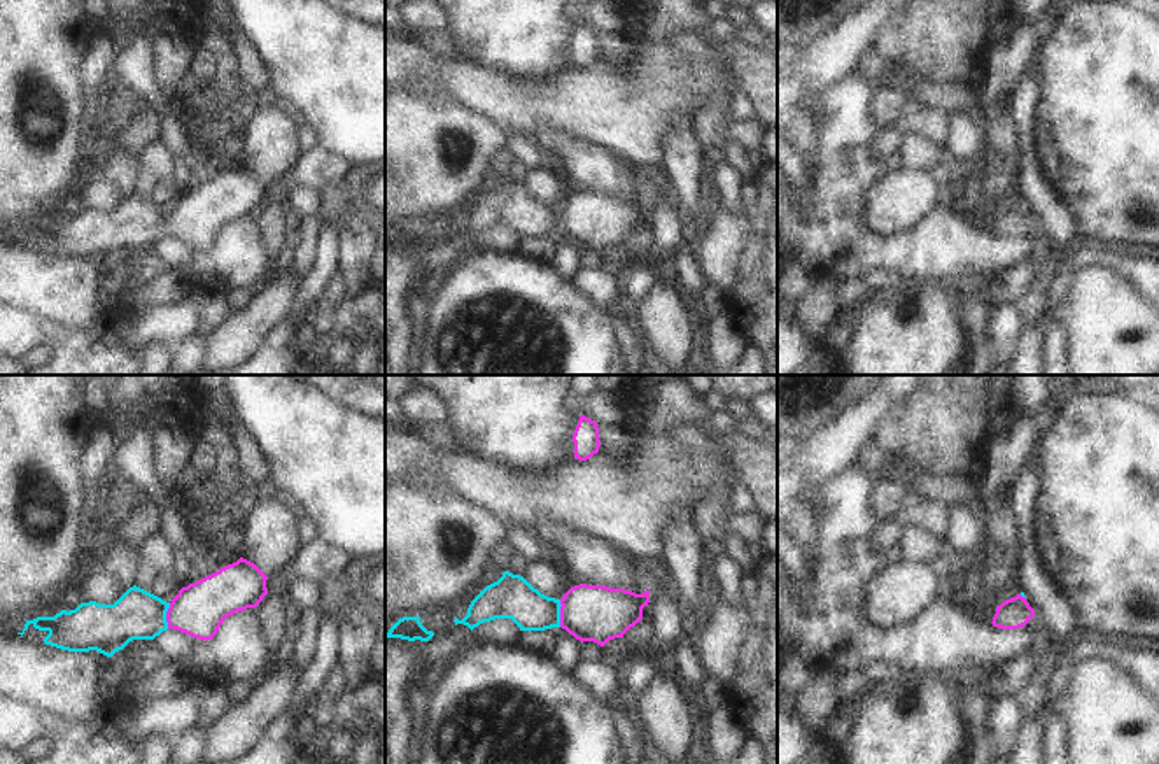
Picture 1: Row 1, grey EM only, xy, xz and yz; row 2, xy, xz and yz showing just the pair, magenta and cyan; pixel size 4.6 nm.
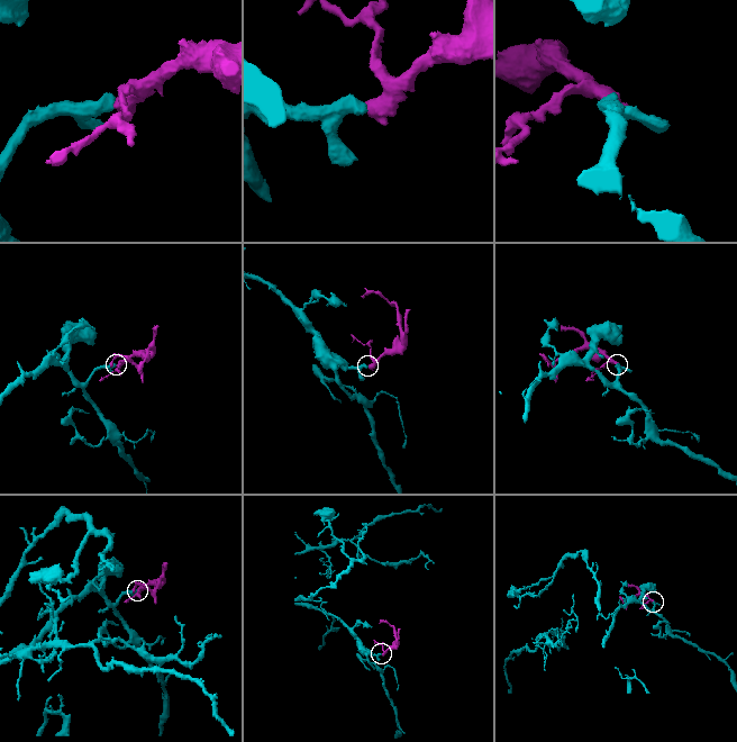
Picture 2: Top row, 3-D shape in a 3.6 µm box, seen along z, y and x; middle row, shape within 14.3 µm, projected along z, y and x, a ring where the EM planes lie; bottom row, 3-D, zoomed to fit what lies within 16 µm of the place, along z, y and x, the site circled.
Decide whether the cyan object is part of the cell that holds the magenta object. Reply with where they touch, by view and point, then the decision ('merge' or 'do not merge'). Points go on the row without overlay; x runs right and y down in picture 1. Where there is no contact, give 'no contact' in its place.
contact xz (561, 221); merge

